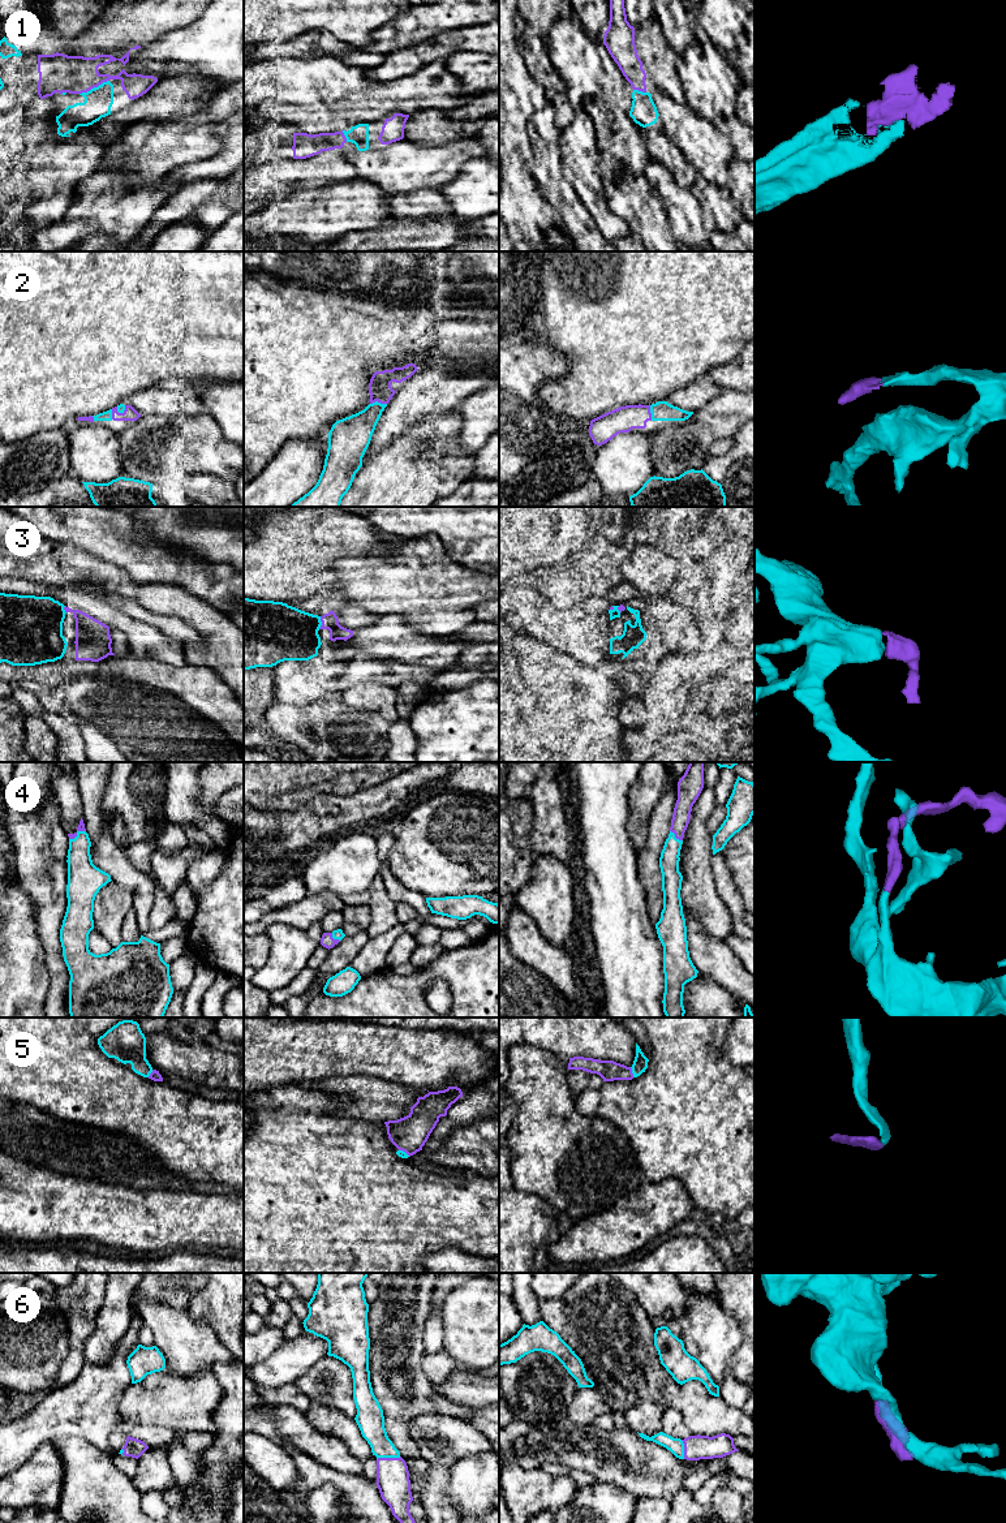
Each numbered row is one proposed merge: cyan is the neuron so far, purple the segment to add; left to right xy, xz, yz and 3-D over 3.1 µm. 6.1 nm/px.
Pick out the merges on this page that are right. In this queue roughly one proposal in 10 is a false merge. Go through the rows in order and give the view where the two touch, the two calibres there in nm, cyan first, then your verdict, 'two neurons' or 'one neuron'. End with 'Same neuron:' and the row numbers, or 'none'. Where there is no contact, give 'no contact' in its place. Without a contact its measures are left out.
1: contact in xy; calibres 170 and 240 nm; one neuron
2: contact in xz; calibres 220 and 140 nm; one neuron
3: contact in xz; calibres 340 and 100 nm; one neuron
4: contact in yz; calibres 130 and 110 nm; one neuron
5: contact in yz; calibres 90 and 130 nm; one neuron
6: contact in xz; calibres 160 and 200 nm; one neuron
Same neuron: 1, 2, 3, 4, 5, 6

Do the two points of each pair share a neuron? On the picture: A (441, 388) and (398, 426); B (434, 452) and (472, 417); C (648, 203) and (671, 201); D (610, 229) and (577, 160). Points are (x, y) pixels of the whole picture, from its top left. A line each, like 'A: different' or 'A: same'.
A: same
B: same
C: different
D: same

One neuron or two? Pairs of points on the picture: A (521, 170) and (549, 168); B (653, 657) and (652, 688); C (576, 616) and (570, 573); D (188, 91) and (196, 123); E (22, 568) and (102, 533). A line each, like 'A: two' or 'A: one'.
A: two
B: two
C: two
D: two
E: two

